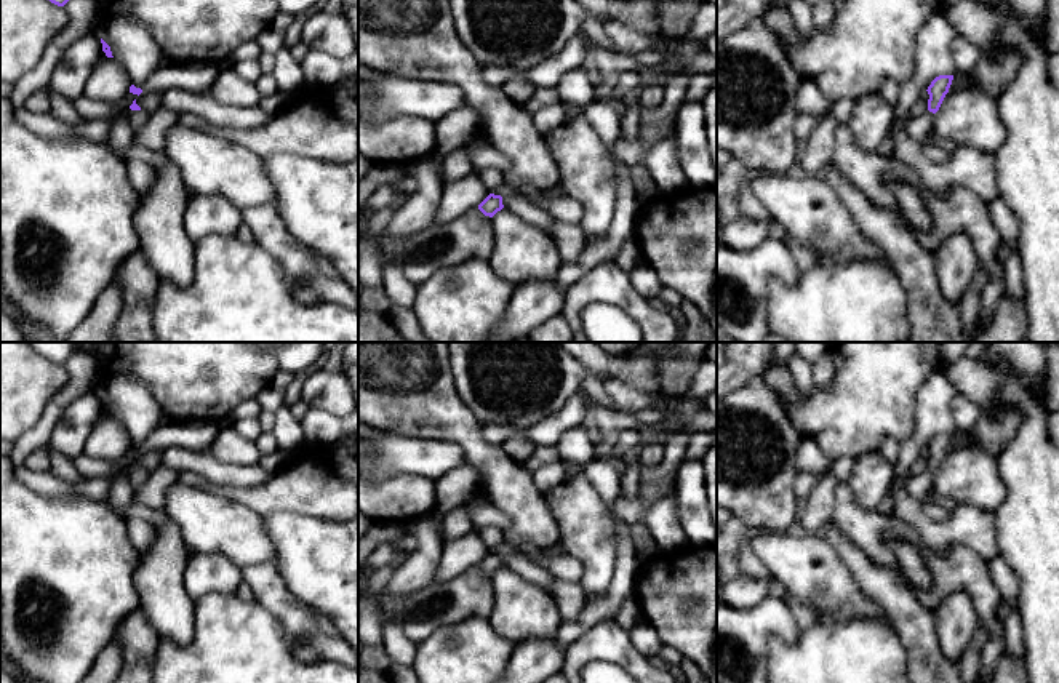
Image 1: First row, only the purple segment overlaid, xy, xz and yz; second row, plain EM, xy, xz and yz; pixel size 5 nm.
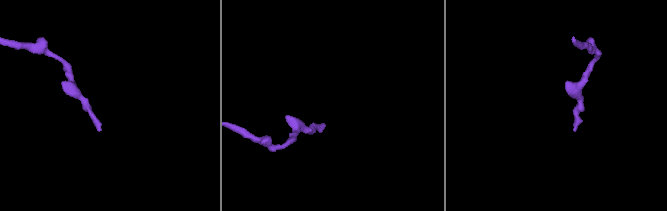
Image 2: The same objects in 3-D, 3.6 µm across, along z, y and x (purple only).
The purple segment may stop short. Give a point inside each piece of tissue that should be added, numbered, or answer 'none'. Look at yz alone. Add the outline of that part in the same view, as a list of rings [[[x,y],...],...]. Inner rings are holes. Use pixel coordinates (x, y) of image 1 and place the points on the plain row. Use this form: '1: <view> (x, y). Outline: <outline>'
1: yz (919, 487). Outline: [[[926,469],[921,475],[917,477],[909,477],[907,480],[907,488],[909,493],[917,499],[925,502],[925,499],[928,497],[933,478],[934,478],[933,470]]]

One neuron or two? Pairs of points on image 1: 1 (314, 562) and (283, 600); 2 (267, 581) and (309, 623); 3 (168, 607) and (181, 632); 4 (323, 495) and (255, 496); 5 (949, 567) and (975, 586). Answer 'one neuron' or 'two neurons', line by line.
1: two neurons
2: one neuron
3: one neuron
4: one neuron
5: one neuron

